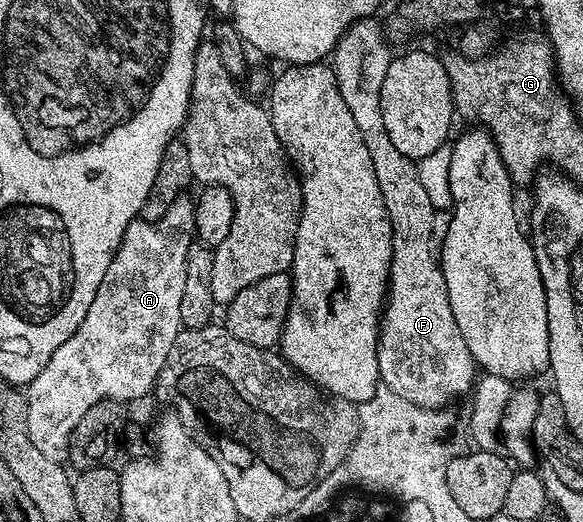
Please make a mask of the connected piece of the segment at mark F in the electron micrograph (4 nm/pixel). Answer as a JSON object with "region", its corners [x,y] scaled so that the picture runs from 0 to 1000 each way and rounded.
{"region":[[[626,36],[611,40],[605,48],[597,50],[597,57],[583,69],[583,79],[576,84],[576,92],[566,103],[566,130],[576,148],[580,159],[580,174],[587,174],[587,190],[593,197],[593,205],[600,205],[600,222],[607,226],[607,238],[614,241],[614,251],[621,251],[621,274],[628,274],[628,289],[635,289],[635,312],[642,312],[642,335],[648,343],[648,358],[655,358],[655,381],[662,389],[662,404],[669,412],[669,427],[672,429],[672,494],[669,496],[669,519],[666,521],[666,559],[655,594],[655,613],[652,619],[652,648],[648,649],[648,711],[652,713],[652,730],[657,743],[676,749],[676,757],[690,757],[690,764],[696,764],[712,776],[722,776],[732,784],[753,784],[775,772],[780,761],[789,761],[804,751],[811,743],[813,732],[820,722],[820,701],[816,690],[806,680],[806,665],[799,665],[799,649],[792,649],[792,634],[786,634],[786,619],[779,619],[779,596],[772,596],[772,565],[765,565],[765,534],[758,527],[751,506],[750,487],[744,483],[744,462],[741,469],[741,414],[744,402],[738,389],[738,379],[731,375],[731,366],[724,358],[724,351],[717,345],[717,328],[714,326],[714,308],[703,301],[693,301],[690,289],[683,289],[683,282],[676,282],[669,259],[662,259],[662,236],[655,236],[655,205],[652,203],[652,184],[655,182],[655,151],[662,151],[662,136],[669,128],[676,107],[674,96],[666,96],[667,84],[662,80],[660,61],[655,48],[645,42],[645,36]]]}

